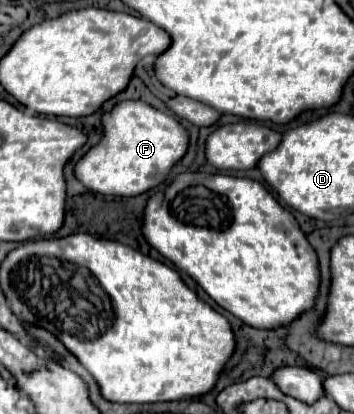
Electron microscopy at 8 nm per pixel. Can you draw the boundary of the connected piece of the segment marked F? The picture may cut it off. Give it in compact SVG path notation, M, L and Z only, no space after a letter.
M119 101L101 115L101 137L99 141L75 163L75 177L91 191L101 195L133 197L159 185L169 169L183 157L187 149L187 131L169 113L153 109L143 101Z

